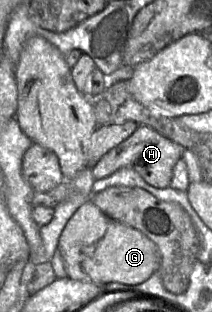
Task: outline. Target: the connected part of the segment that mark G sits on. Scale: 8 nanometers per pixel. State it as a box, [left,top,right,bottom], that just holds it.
[57,198,161,285]

